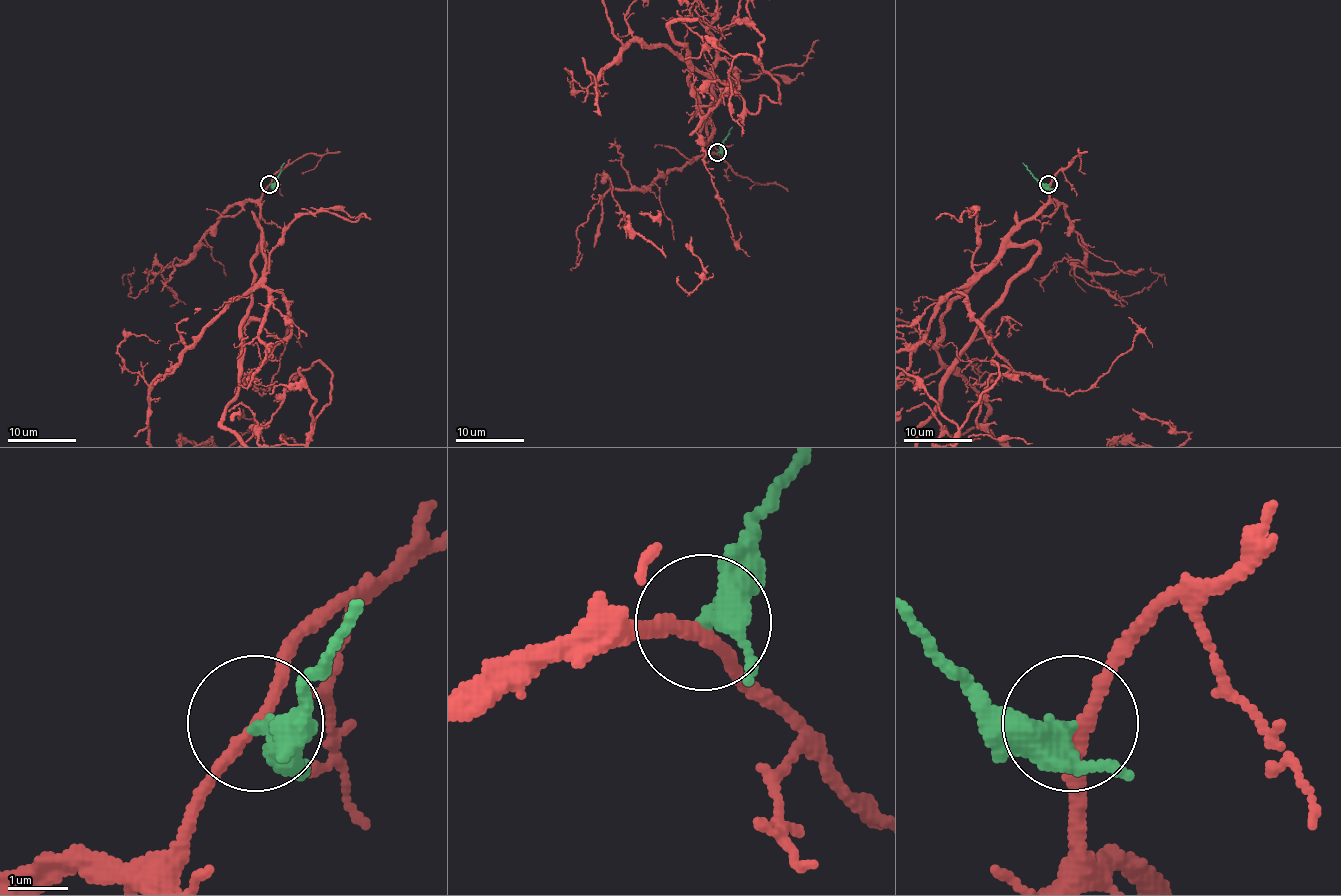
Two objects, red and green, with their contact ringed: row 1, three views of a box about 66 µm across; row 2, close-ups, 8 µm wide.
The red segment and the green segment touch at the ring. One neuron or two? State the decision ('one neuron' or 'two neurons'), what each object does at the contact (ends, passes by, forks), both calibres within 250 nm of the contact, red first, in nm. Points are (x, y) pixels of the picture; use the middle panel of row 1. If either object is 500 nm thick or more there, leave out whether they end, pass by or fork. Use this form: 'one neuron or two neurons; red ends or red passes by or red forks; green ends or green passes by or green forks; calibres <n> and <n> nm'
one neuron; red passes by; green passes by; calibres 190 and 320 nm

